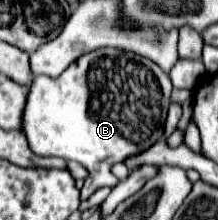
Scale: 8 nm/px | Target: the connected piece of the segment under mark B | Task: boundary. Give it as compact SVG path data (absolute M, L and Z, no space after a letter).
M113 47L95 49L73 61L59 77L41 75L31 83L21 131L35 155L73 159L89 169L81 201L101 185L118 184L119 180L109 171L113 163L149 149L163 137L173 85L159 65L137 53Z

